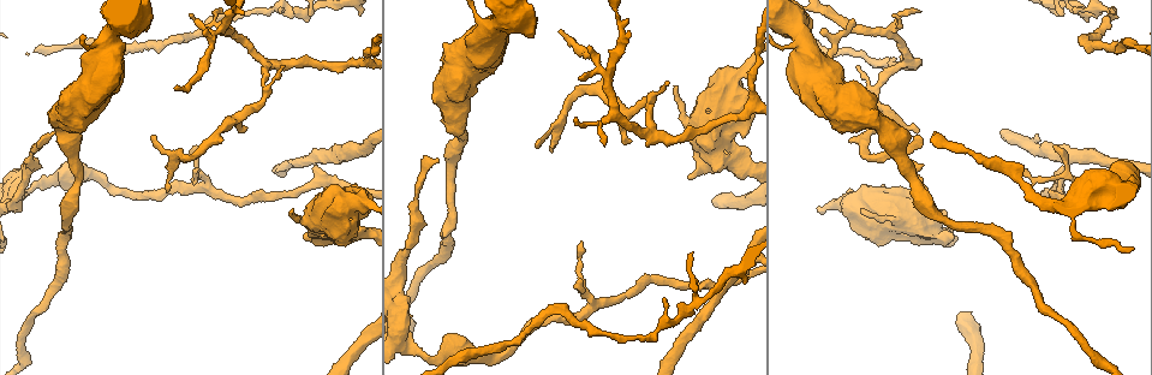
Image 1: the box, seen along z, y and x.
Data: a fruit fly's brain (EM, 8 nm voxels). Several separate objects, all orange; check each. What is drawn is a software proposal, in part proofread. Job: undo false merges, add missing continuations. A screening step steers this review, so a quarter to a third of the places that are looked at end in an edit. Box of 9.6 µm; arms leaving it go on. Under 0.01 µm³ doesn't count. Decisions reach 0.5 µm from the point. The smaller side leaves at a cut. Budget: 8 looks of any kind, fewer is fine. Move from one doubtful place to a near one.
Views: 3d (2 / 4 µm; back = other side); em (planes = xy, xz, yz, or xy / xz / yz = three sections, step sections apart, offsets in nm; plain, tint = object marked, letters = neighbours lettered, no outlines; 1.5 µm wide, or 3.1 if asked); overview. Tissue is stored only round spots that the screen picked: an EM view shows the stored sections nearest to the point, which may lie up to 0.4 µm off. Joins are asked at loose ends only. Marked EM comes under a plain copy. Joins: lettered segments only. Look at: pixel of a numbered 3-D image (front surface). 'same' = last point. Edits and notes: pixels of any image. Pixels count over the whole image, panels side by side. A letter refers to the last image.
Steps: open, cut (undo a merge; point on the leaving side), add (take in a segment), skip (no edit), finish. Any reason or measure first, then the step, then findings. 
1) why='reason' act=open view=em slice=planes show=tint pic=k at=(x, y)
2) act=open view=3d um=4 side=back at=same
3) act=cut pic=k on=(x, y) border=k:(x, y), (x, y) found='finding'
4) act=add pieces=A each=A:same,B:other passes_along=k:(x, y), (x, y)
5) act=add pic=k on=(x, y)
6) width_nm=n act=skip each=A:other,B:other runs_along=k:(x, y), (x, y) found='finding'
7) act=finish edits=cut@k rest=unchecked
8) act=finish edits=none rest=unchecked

why='an open end' act=open view=em slice=planes show=tint pic=1 at=(663, 298)

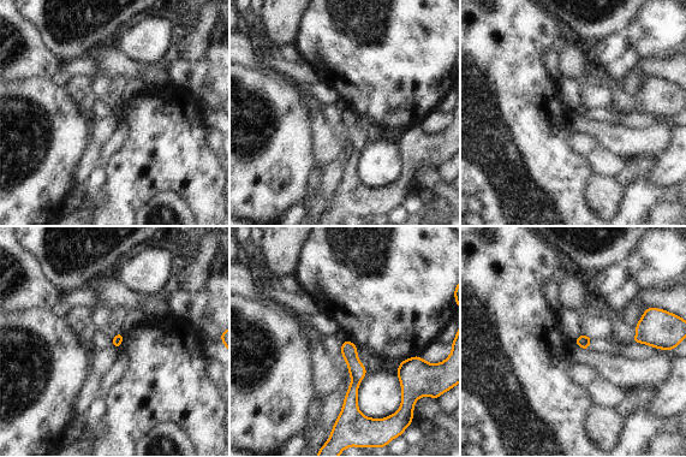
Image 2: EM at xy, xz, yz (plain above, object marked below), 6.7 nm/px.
why='see the neighbours' act=open view=em slice=planes show=letters at=same

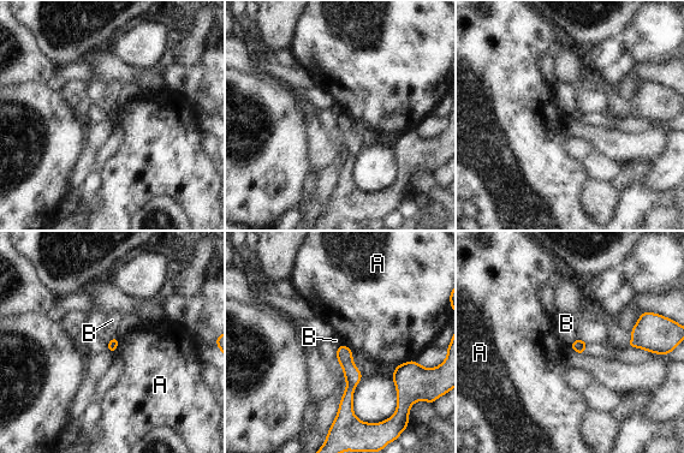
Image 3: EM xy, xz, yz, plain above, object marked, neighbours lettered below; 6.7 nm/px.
longest_contact=A:150nm act=skip each=A:other,B:other border=3:(577, 337), (569, 346) found='none of them fits'

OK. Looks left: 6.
why='tapers out' act=open view=3d um=2 pic=1 at=(221, 12)

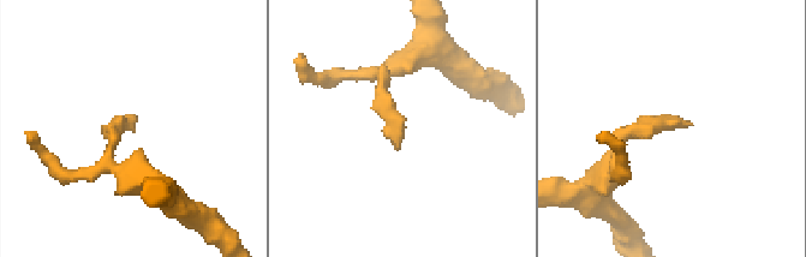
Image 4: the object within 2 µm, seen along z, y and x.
act=open view=em slice=planes show=tint pic=4 at=(128, 122)

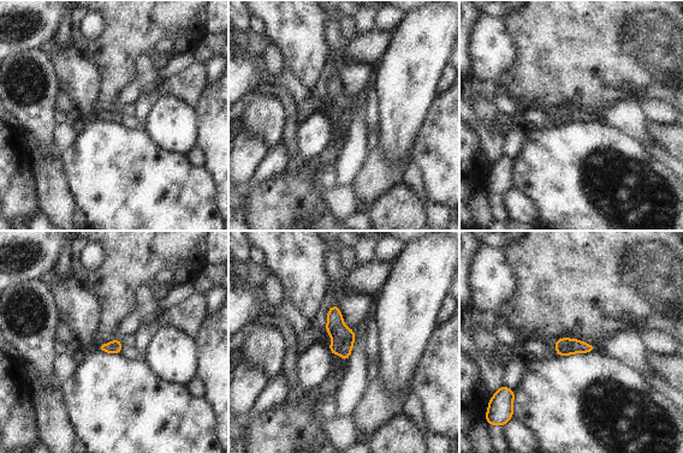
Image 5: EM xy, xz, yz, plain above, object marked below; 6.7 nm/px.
act=open view=em slice=planes show=letters at=same

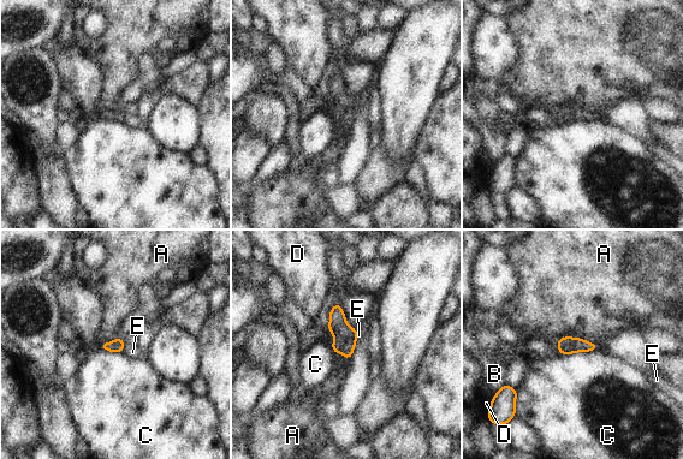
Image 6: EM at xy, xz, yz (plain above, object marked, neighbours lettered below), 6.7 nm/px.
width_nm=90 act=skip each=A:other,B:other,C:other,D:other,E:other border=6:(556, 340), (580, 337), (597, 345) found='none of them fits'

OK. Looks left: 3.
why='an open end' act=open view=3d um=2 pic=1 at=(358, 12)

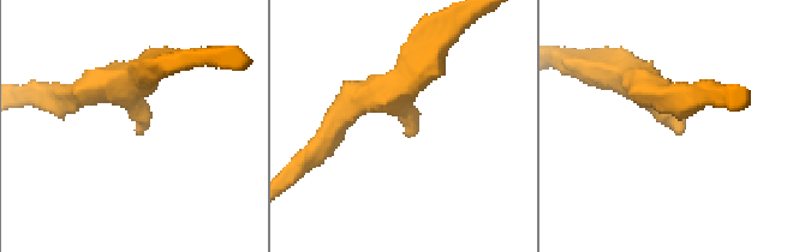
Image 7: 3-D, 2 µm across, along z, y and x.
arm_widths_nm=220,320 act=open view=em slice=planes show=letters pic=7 at=(136, 126)

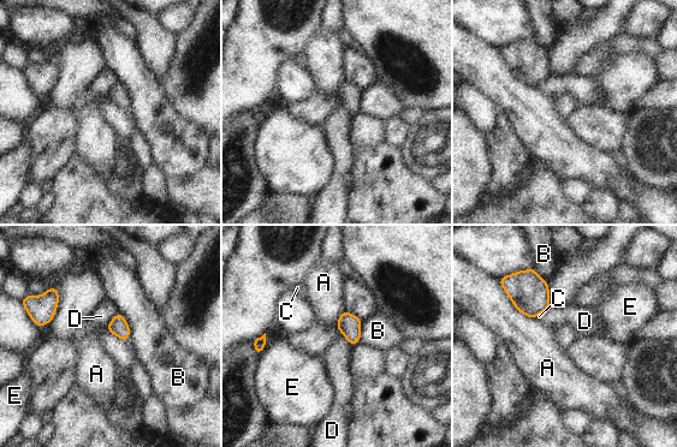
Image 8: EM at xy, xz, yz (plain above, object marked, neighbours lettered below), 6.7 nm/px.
act=skip each=A:other,B:other,C:other,D:other,E:other found='no lettered segment goes on from it'

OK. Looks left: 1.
act=finish edits=none rest=unchecked

